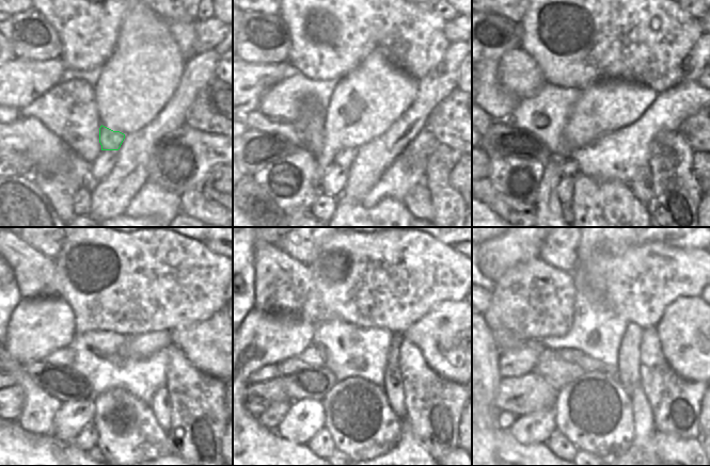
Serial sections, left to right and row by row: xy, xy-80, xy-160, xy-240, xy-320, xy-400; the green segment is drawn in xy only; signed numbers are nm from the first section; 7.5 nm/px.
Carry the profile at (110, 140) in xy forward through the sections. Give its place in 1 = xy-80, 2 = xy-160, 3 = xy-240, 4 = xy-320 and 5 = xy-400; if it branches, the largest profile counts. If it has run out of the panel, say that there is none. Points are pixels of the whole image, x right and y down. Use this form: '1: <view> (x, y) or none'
1: xy-80 (344, 158)
2: xy-160 (568, 167)
3: xy-240 (70, 418)
4: xy-320 (304, 418)
5: xy-400 (537, 427)

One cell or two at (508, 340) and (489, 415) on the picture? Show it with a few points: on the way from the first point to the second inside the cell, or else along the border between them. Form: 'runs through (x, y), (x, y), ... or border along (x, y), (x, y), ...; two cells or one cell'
border along (491, 332), (491, 336), (500, 352); two cells

